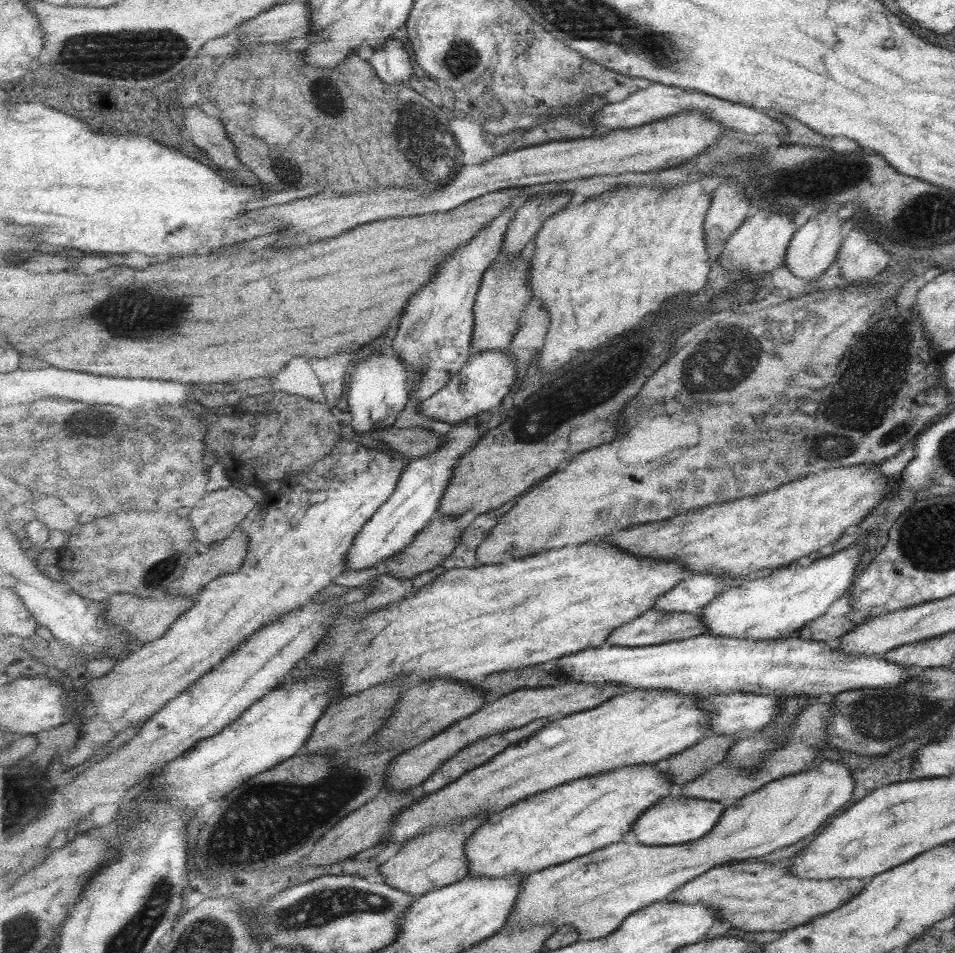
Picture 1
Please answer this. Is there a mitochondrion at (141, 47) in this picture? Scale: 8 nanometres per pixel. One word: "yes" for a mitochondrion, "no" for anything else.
yes

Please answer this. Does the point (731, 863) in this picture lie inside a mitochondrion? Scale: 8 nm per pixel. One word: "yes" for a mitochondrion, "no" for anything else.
no

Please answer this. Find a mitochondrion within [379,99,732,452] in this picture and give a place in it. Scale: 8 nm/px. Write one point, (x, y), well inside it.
(434, 151)

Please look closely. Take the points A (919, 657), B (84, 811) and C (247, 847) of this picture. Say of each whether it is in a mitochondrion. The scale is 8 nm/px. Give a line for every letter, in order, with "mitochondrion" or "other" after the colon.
A: other
B: other
C: mitochondrion

